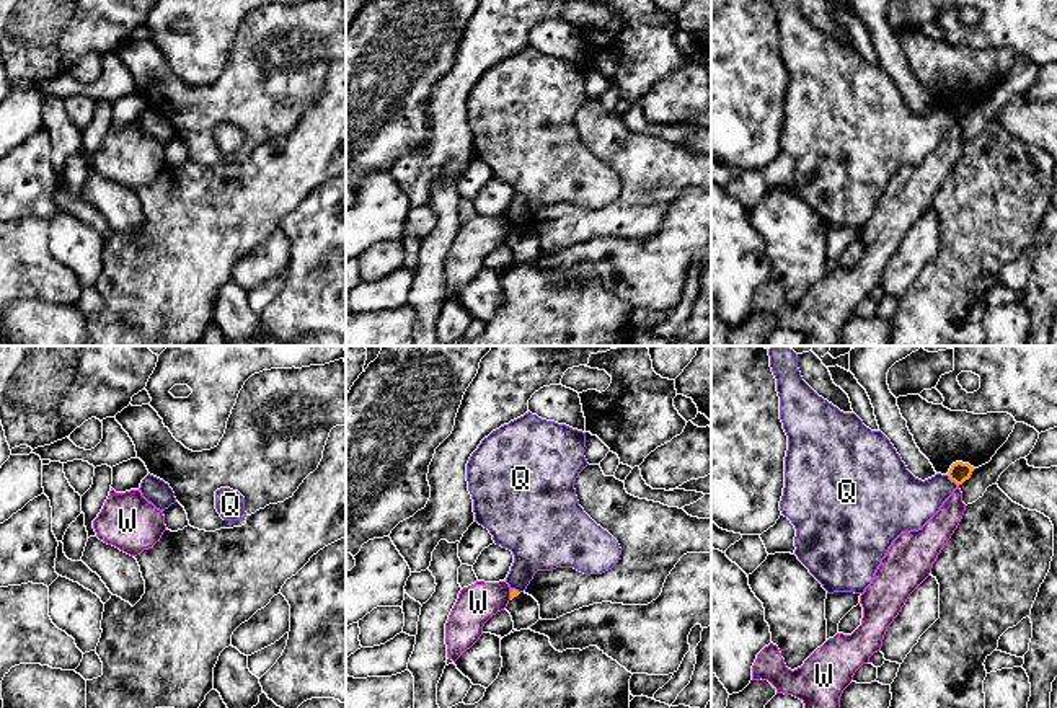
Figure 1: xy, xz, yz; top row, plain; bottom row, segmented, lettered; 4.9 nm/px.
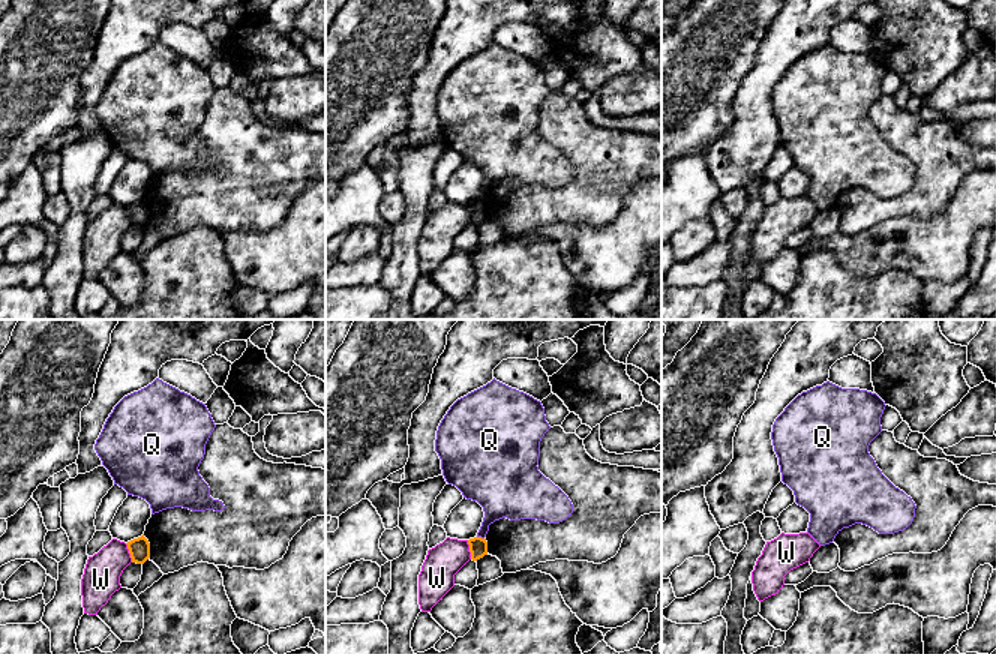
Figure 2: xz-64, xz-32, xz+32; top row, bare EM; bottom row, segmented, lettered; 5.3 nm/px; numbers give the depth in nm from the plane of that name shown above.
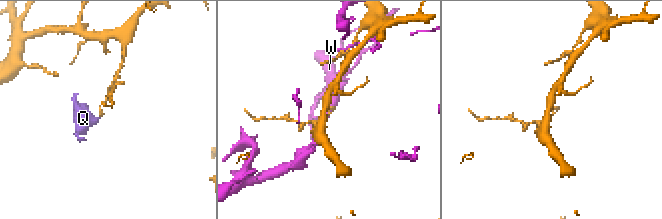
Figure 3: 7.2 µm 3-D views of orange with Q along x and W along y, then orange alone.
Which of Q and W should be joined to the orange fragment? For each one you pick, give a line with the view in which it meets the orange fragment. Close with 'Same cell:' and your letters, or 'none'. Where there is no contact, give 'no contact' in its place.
Same cell: none

